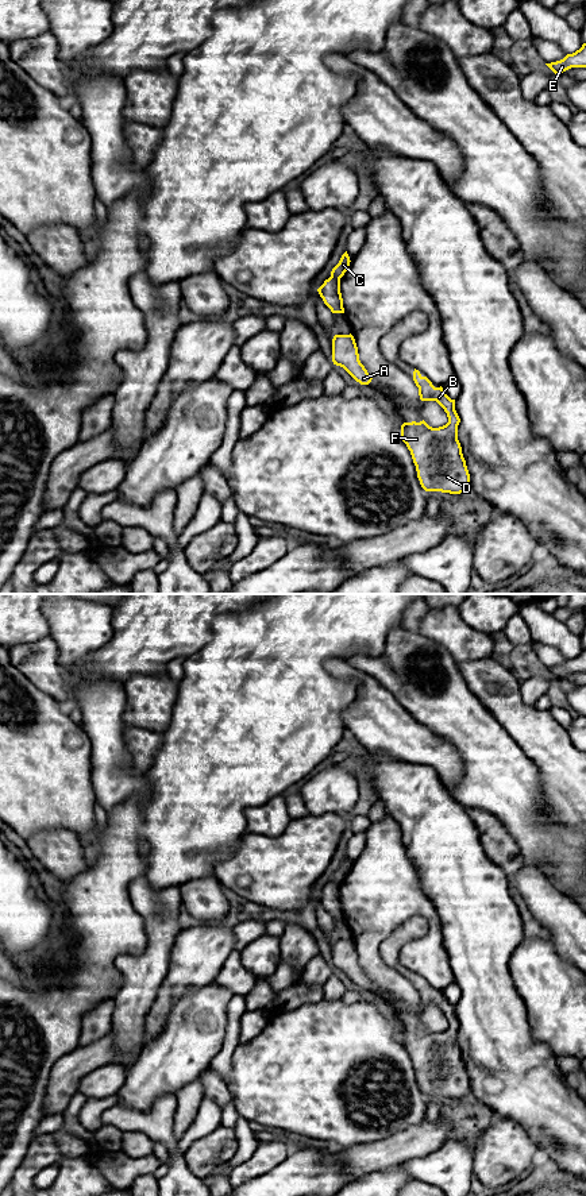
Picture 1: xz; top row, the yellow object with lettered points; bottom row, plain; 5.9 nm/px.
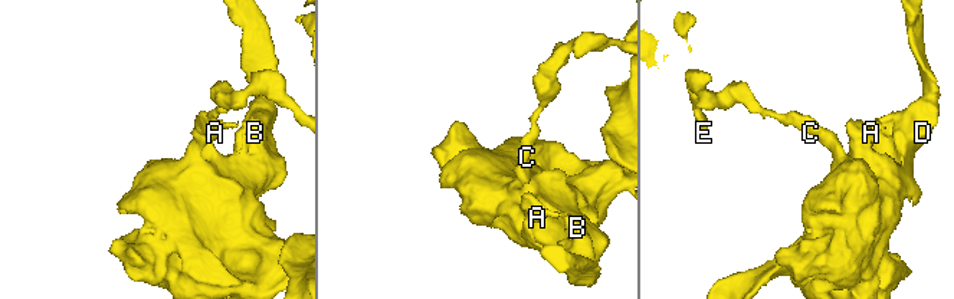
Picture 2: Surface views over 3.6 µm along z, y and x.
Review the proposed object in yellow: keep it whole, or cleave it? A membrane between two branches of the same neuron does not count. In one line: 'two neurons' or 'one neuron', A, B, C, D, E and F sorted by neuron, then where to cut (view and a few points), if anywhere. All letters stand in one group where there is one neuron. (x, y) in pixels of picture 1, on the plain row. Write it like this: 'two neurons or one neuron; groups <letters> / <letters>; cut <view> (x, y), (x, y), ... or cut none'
two neurons; groups A B D F / C E; cut xz (331, 880), (339, 883)

